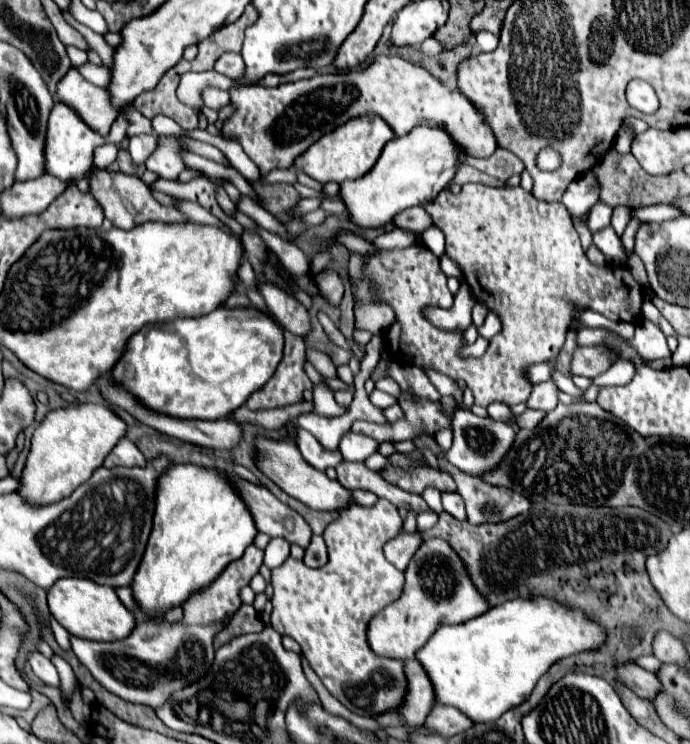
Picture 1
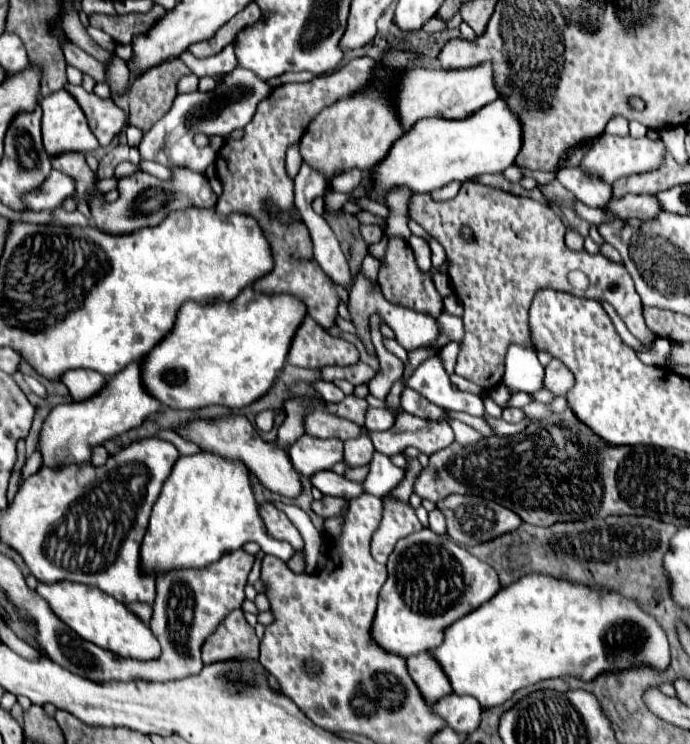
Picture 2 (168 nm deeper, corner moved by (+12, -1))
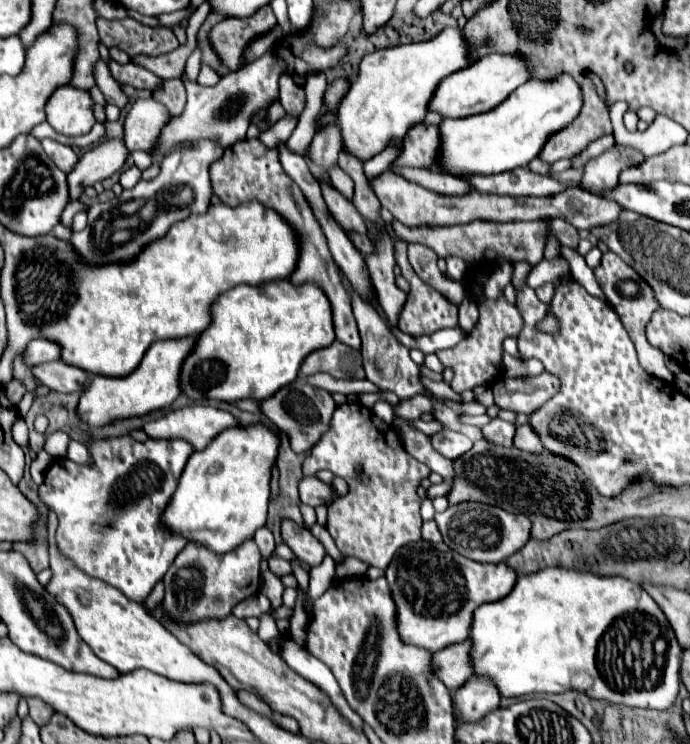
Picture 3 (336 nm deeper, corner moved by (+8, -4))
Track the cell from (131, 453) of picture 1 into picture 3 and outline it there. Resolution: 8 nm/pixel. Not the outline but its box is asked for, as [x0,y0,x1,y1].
[66,441,90,463]

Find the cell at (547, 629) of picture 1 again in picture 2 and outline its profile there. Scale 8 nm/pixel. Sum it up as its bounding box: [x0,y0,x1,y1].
[428,574,670,710]

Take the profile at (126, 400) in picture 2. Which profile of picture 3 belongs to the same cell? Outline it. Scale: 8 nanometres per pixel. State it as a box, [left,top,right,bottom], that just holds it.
[78,335,198,427]

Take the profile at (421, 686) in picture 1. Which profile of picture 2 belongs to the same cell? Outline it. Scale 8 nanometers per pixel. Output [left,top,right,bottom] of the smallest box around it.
[406,652,452,704]

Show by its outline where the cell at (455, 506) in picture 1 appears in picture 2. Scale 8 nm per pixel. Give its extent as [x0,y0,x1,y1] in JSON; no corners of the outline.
[430,508,446,534]

